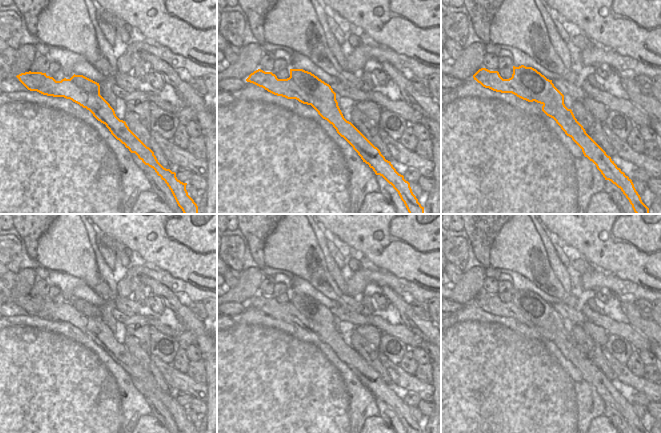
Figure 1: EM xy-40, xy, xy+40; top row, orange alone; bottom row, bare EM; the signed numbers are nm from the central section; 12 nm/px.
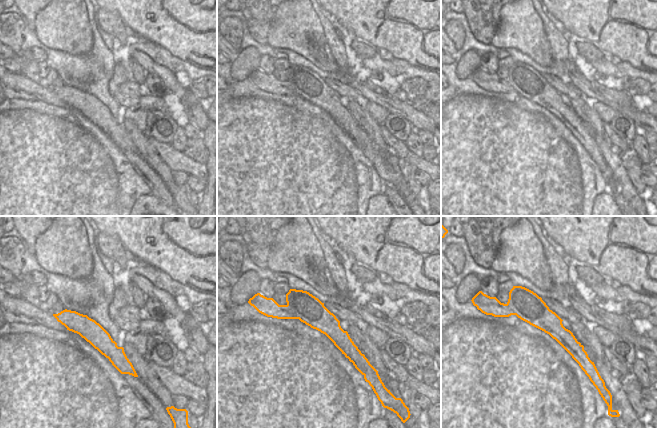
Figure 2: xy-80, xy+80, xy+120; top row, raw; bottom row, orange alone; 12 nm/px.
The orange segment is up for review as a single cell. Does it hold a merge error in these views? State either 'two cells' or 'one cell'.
two cells

